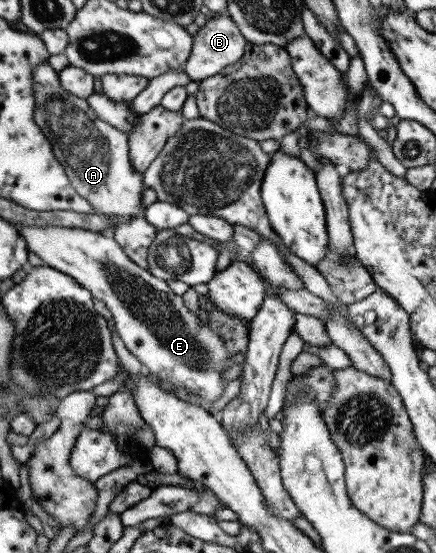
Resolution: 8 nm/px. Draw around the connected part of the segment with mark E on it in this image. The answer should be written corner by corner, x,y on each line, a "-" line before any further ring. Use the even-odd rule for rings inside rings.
16,225
16,229
26,239
29,251
36,253
46,266
60,270
79,282
86,290
92,293
93,298
102,300
106,308
112,313
116,333
124,342
126,348
143,364
143,369
155,374
160,380
166,380
174,386
186,388
190,394
196,394
204,400
203,405
216,402
224,394
222,374
234,363
230,351
226,349
224,340
213,328
208,319
200,321
200,313
190,311
184,305
184,299
176,295
166,280
156,278
148,269
138,266
122,250
122,246
114,238
106,237
99,232
92,232
84,228
66,228
64,226
24,226

